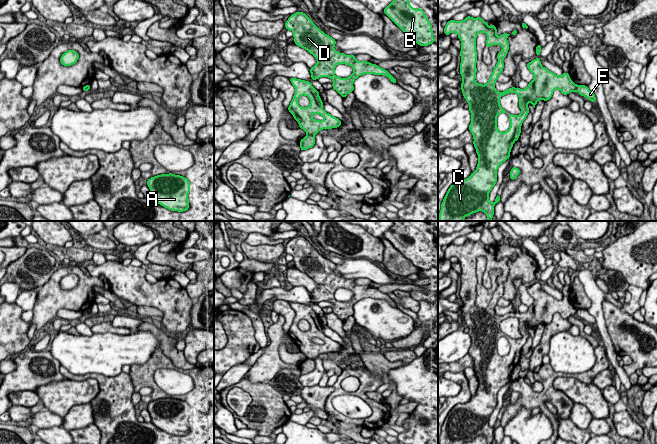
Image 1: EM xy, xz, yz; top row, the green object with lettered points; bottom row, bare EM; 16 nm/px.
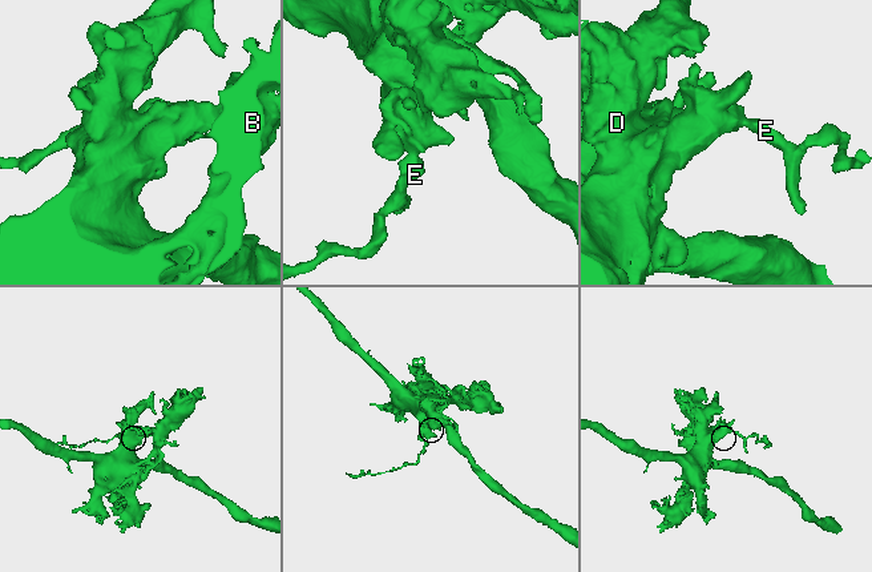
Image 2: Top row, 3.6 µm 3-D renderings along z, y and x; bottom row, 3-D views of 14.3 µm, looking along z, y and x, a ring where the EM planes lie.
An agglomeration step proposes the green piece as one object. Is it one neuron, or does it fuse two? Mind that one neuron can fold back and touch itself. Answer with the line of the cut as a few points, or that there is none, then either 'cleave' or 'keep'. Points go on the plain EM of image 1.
xz (307, 357), (313, 360) | cleave

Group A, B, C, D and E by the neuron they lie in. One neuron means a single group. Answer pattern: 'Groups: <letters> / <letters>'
Groups: A B C D / E

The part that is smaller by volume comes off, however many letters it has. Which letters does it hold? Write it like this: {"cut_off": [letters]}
{"cut_off": ["E"]}

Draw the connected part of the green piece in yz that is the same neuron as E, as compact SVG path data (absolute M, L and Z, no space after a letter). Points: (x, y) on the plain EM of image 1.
M577 309L576 315L581 320L585 320L588 324L595 327L596 321L592 315L586 309Z

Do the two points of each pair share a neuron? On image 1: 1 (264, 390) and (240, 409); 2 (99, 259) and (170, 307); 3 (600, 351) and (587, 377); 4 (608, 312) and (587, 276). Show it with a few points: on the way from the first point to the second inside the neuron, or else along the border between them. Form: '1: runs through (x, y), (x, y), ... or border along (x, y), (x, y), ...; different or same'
1: border along (232, 387), (240, 387), (251, 397), (243, 416); different
2: border along (107, 260), (101, 264), (93, 263); different
3: runs through (600, 357), (600, 364), (593, 371); same
4: border along (605, 299), (602, 303), (602, 315), (605, 325); different

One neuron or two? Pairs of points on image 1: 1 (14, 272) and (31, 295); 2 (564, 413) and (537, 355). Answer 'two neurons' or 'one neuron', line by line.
1: two neurons
2: two neurons

